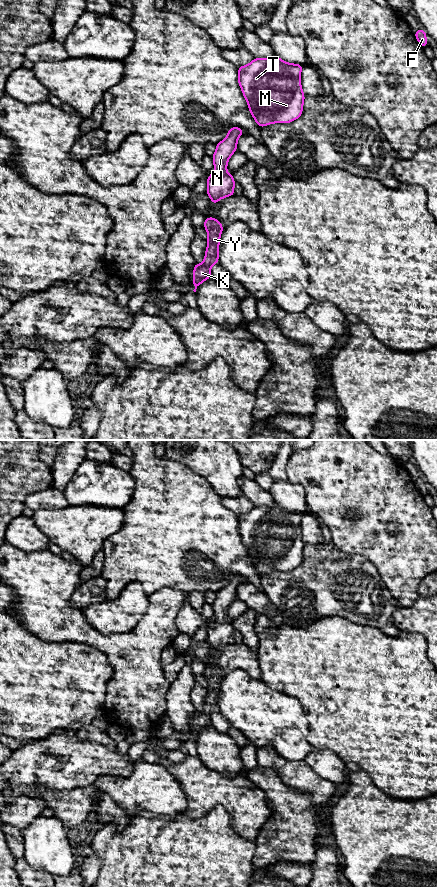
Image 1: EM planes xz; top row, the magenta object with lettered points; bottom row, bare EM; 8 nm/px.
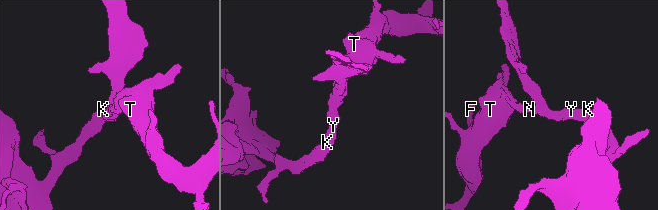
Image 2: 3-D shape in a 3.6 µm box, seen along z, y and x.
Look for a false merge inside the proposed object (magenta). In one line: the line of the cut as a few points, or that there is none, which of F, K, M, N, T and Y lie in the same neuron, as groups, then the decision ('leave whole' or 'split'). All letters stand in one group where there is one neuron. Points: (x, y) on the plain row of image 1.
no cut; F K M N T Y; leave whole

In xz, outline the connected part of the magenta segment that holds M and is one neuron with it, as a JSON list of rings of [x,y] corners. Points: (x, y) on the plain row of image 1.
[[[276,503],[270,507],[254,506],[250,512],[238,515],[238,531],[260,576],[271,571],[291,571],[301,564],[305,547],[300,529],[302,515],[286,511]]]

